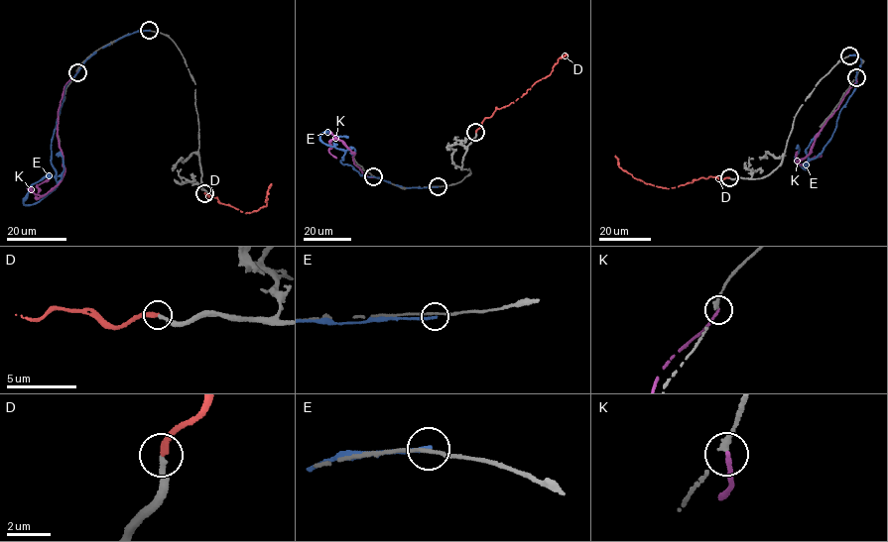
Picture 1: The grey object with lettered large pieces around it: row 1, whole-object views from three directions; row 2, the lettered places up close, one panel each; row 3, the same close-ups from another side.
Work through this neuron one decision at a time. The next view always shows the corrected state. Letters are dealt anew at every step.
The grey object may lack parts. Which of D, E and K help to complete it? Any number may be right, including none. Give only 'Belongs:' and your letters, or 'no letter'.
Belongs: D

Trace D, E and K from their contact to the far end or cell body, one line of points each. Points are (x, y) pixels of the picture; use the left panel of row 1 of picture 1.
D: (204, 193), (250, 213), (267, 205), (267, 191), (272, 183)
E: (149, 30), (107, 45), (65, 86), (51, 144), (57, 186), (24, 204), (29, 188), (52, 176)
K: (77, 72), (64, 86), (58, 112), (63, 177), (37, 197), (38, 185), (49, 179)

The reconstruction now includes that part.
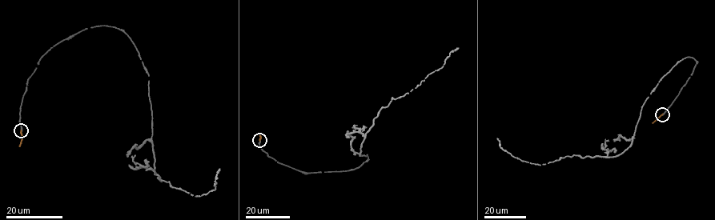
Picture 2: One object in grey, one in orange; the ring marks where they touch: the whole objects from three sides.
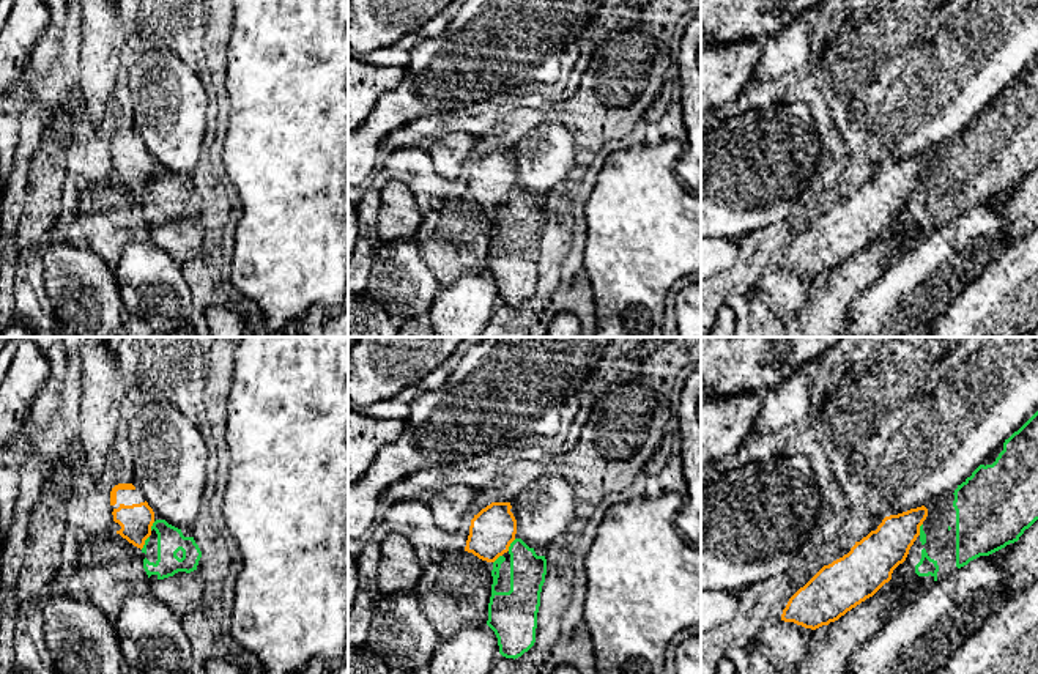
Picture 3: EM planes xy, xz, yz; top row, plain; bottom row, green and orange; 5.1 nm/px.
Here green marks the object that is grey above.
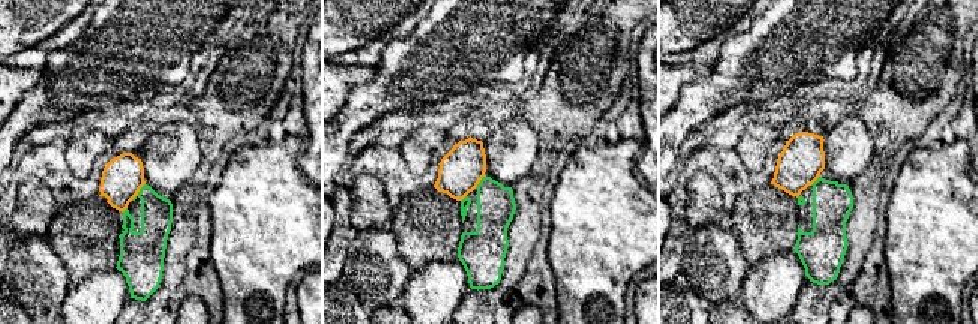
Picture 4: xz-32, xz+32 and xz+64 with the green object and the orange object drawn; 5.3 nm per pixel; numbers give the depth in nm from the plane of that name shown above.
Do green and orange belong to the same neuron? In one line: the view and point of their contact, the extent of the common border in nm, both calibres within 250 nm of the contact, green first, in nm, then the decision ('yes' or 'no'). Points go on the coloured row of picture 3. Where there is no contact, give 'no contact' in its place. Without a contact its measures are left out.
xz (511, 545) | 80 nm | 180/240 nm | no

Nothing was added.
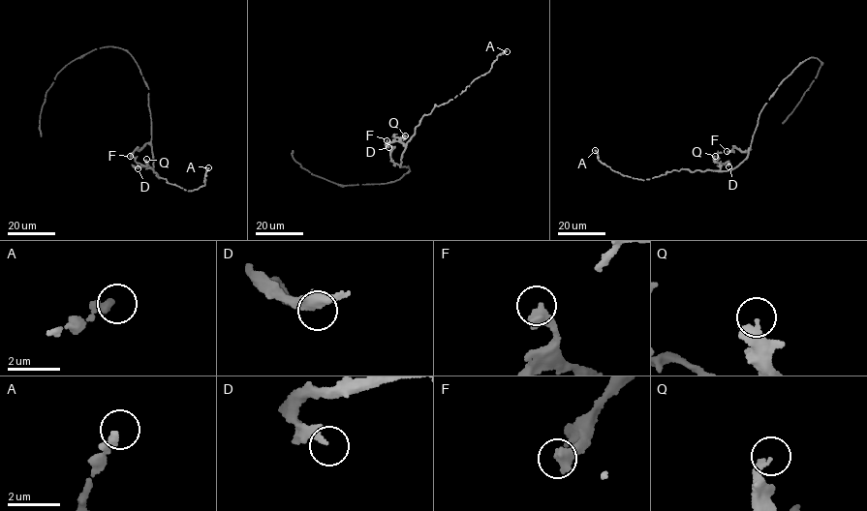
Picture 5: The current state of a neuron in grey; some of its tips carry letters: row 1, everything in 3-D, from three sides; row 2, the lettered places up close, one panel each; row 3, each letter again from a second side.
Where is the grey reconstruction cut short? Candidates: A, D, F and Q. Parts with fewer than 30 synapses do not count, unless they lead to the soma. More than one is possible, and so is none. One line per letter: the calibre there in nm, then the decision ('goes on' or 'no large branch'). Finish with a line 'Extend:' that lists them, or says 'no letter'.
A: 280 nm | no large branch
D: 240 nm | no large branch
F: 500 nm | no large branch
Q: 280 nm | no large branch
Extend: no letter

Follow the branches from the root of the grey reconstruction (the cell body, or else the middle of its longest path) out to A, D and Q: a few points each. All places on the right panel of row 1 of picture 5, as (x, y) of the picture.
A: (758, 123), (748, 156), (727, 170), (673, 170), (639, 180), (611, 169), (598, 160), (595, 150)
D: (758, 123), (748, 156), (733, 168), (720, 170), (721, 163), (728, 163), (728, 166)
Q: (758, 123), (748, 156), (736, 166), (720, 170), (715, 156)

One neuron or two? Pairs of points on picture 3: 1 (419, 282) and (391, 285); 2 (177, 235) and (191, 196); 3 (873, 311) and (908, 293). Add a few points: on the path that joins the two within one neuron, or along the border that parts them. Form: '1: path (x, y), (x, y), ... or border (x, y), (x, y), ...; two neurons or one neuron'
1: path (413, 285), (397, 285); one neuron
2: path (180, 225), (188, 218), (191, 205); one neuron
3: path (881, 311), (887, 311), (900, 299); one neuron

